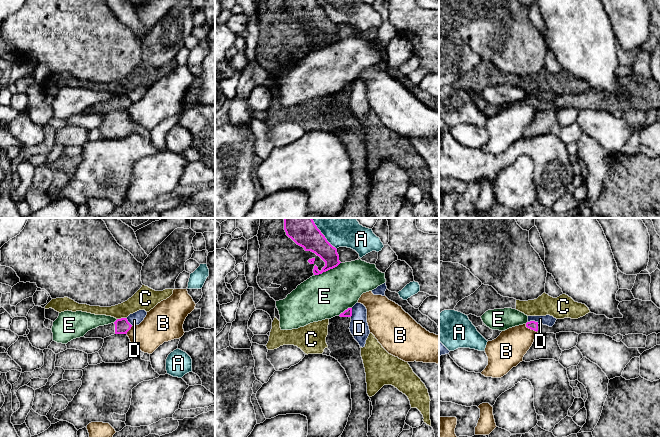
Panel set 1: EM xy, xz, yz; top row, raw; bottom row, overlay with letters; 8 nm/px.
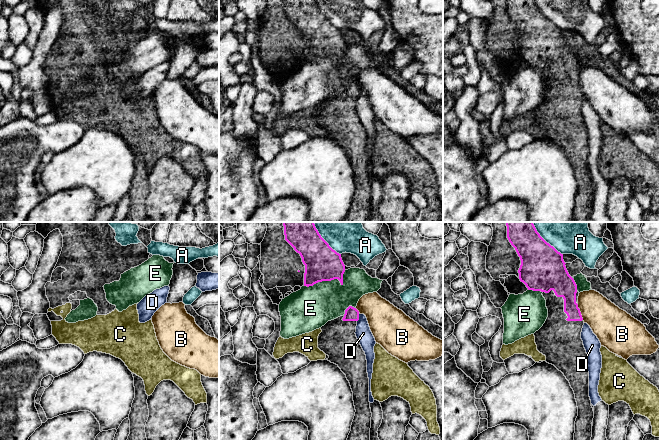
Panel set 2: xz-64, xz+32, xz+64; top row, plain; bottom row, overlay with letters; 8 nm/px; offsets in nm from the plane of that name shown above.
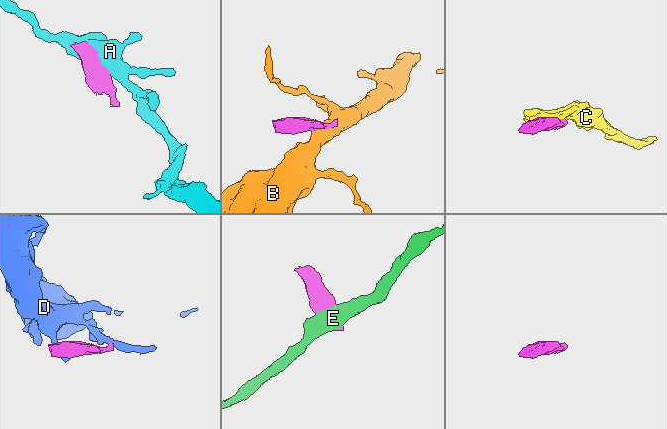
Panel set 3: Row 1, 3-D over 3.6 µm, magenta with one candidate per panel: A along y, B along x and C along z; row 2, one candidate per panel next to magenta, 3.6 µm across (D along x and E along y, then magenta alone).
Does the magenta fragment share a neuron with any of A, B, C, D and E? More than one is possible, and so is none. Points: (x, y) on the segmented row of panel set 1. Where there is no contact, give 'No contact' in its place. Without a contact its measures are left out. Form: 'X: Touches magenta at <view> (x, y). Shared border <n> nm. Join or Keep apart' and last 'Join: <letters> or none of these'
A: Touches magenta at xz (322, 234). Shared border 320 nm. Keep apart
B: Touches magenta at yz (530, 328). Shared border 120 nm. Keep apart
C: Touches magenta at xy (121, 318). Shared border 80 nm. Keep apart
D: Touches magenta at yz (533, 321). Shared border 90 nm. Keep apart
E: Touches magenta at xz (327, 270). Shared border 240 nm. Keep apart
Join: none of these

